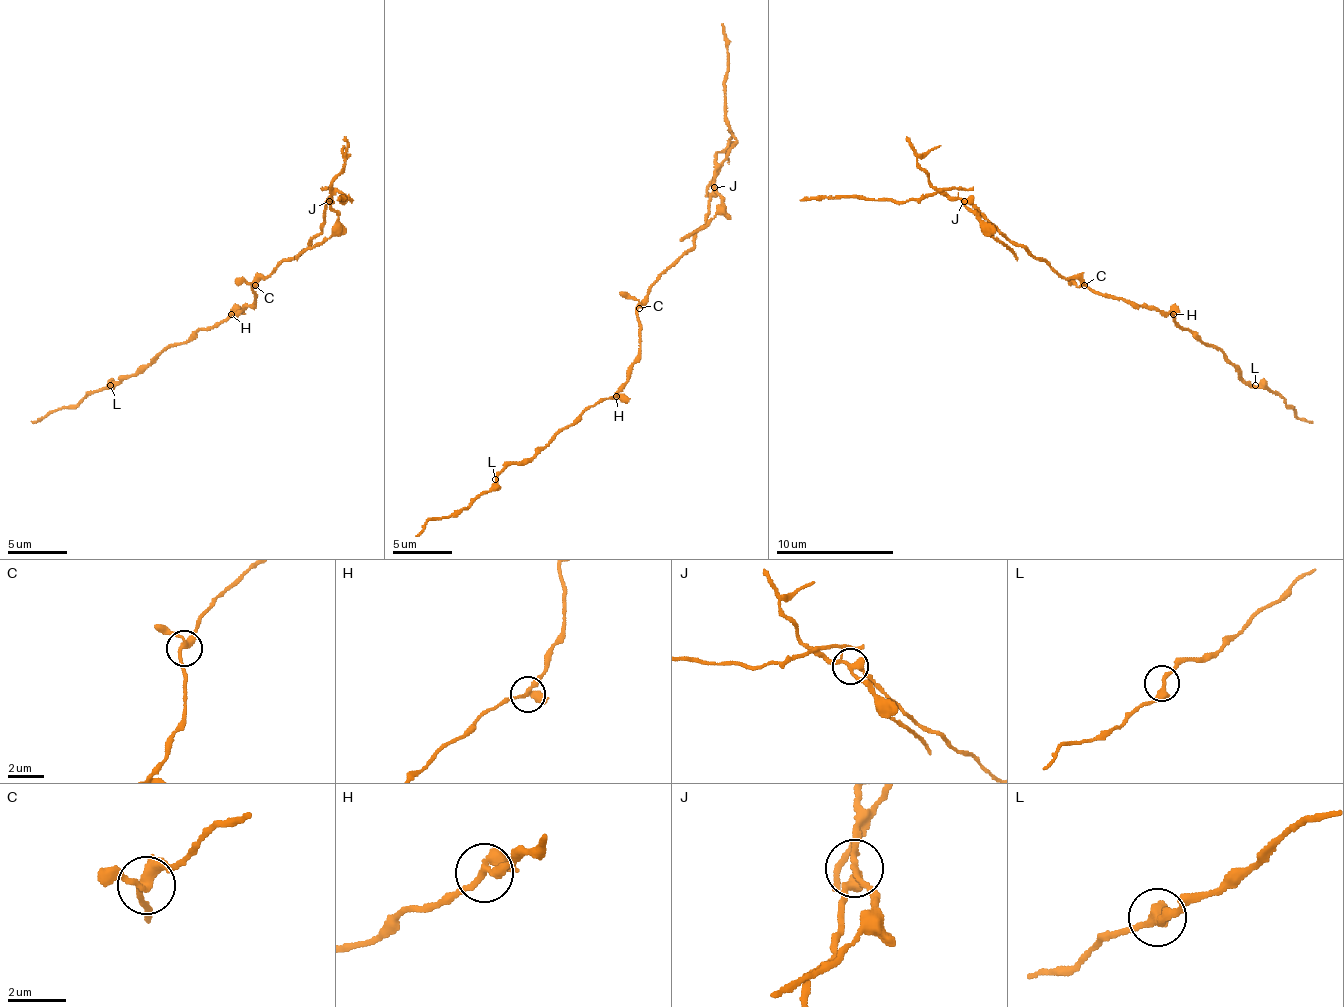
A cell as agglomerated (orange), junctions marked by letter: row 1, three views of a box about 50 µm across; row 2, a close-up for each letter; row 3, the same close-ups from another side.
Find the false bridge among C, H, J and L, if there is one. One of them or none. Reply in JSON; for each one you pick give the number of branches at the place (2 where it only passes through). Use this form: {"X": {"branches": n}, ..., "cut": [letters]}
{"J": {"branches": 3}, "cut": ["J"]}

